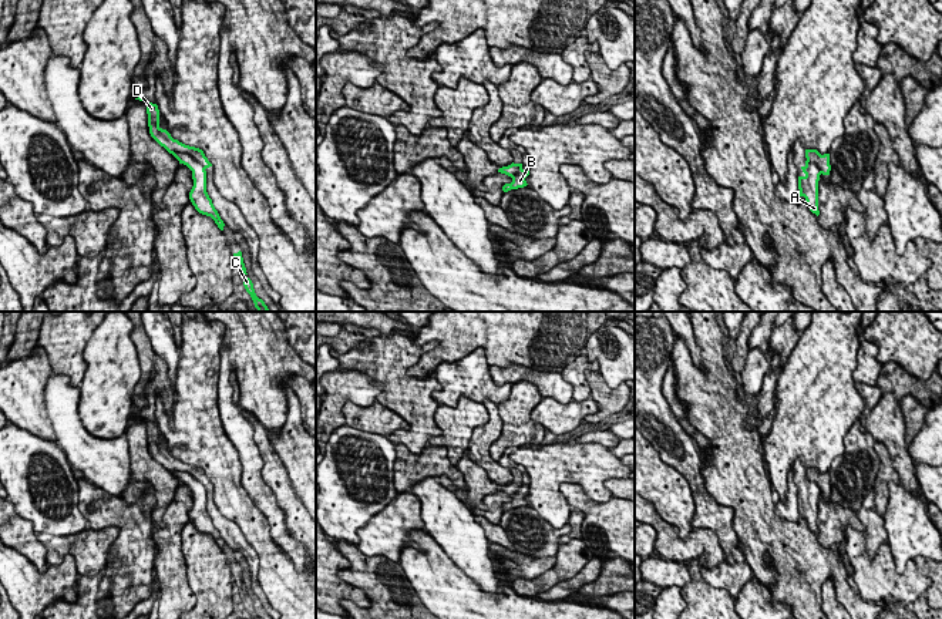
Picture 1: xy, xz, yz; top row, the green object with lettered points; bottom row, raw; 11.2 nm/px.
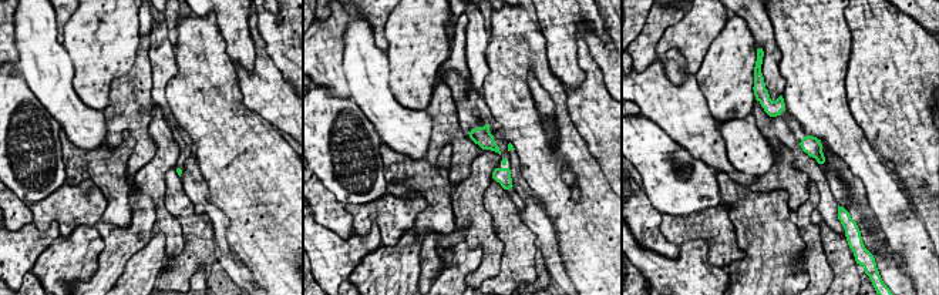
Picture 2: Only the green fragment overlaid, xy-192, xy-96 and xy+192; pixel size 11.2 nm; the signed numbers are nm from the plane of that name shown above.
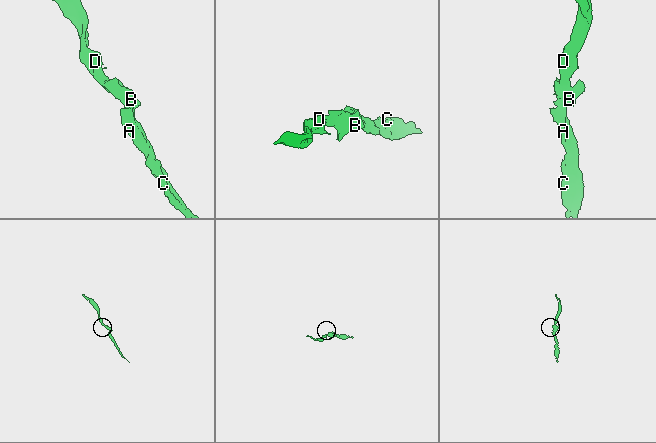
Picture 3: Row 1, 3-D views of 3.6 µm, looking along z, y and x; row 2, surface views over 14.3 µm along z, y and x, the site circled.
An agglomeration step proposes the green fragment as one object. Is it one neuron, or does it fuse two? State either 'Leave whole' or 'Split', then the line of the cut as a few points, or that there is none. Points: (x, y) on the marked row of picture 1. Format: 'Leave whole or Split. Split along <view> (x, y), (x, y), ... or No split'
Split. Split along xy (172, 152), (188, 152), (205, 168)

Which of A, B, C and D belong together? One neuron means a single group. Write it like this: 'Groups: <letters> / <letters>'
Groups: A C / B D

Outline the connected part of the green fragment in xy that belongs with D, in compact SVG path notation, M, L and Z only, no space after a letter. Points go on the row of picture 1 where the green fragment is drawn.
M144 101L144 102L147 105L149 134L161 147L164 147L169 154L174 154L174 152L189 154L205 169L212 166L212 164L208 161L202 149L185 145L178 139L174 139L166 129L162 129L159 127L159 110L157 104L152 104L149 101Z

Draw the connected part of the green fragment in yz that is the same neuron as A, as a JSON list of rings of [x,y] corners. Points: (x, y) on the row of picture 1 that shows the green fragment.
[[[805,161],[805,165],[801,166],[801,169],[805,175],[798,176],[800,196],[805,198],[810,211],[818,216],[818,181],[821,171],[810,161]]]

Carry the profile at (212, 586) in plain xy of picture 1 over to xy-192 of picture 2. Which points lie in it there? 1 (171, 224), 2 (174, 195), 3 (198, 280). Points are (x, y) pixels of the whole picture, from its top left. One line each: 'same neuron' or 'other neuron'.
1: other neuron
2: same neuron
3: other neuron

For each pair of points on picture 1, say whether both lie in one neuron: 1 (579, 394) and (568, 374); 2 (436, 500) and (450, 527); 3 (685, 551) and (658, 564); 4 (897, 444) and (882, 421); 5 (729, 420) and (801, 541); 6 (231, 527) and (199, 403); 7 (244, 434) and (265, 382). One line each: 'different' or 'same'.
1: same
2: same
3: different
4: same
5: same
6: different
7: same

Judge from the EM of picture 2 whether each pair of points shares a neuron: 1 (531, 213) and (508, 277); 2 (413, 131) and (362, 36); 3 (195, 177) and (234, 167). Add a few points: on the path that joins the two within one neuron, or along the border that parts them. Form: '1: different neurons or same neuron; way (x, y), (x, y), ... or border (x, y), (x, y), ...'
1: different neurons; border (518, 210), (520, 218), (535, 235)
2: same neuron; way (389, 109), (370, 90), (367, 69), (363, 60)
3: different neurons; border (195, 158), (201, 177), (207, 184), (208, 200)

